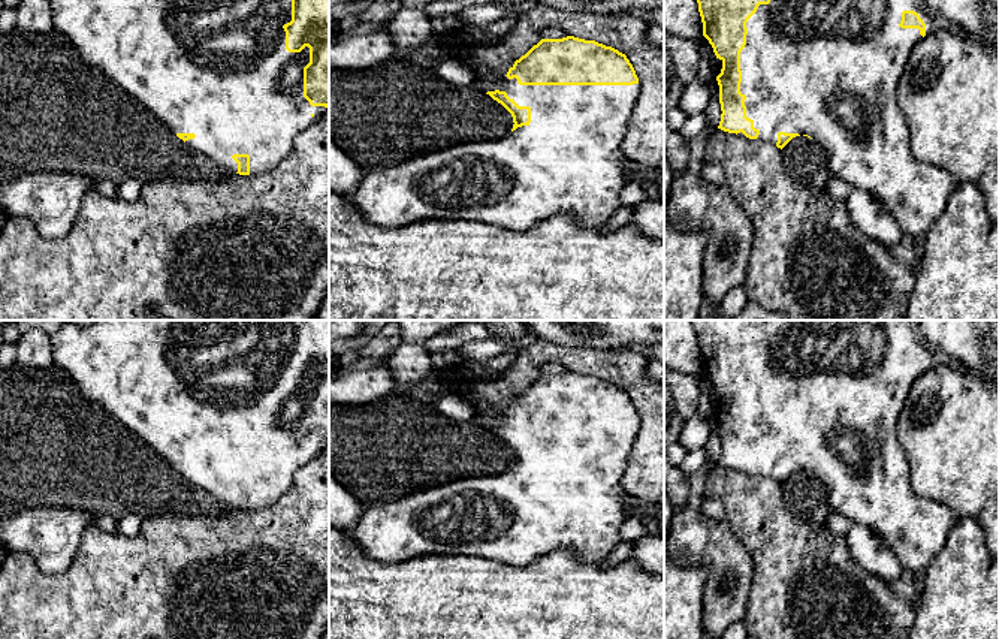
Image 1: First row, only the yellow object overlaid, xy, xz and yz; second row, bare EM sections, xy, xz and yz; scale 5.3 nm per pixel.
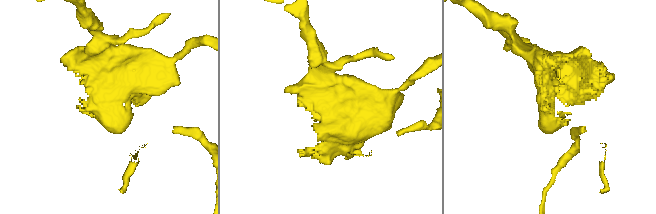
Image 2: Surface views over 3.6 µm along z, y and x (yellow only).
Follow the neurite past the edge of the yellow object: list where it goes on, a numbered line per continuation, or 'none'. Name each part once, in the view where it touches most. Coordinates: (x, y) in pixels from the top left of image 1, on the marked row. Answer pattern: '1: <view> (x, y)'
1: yz (829, 69)

